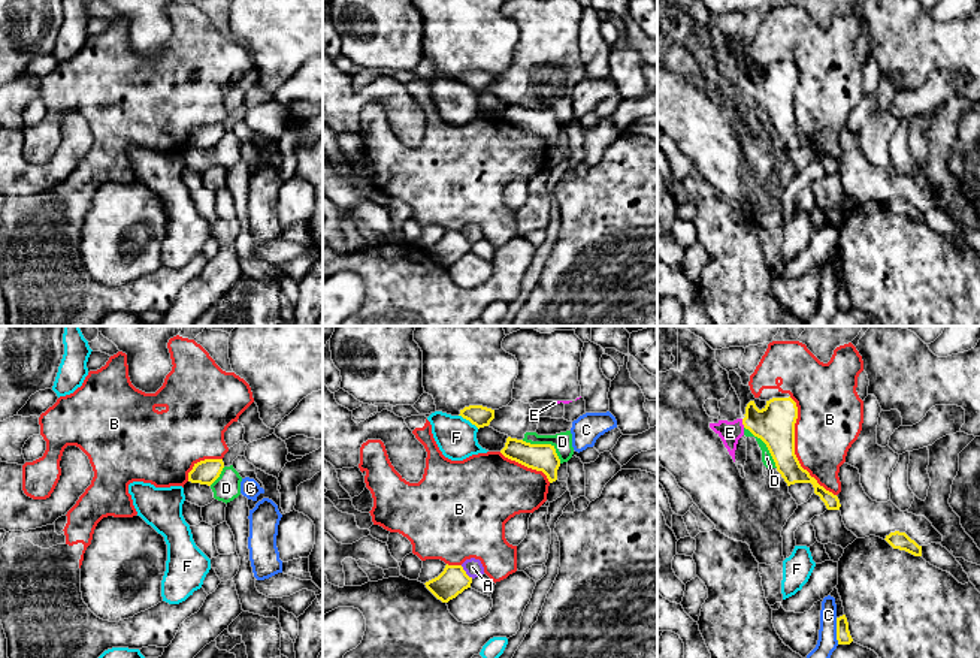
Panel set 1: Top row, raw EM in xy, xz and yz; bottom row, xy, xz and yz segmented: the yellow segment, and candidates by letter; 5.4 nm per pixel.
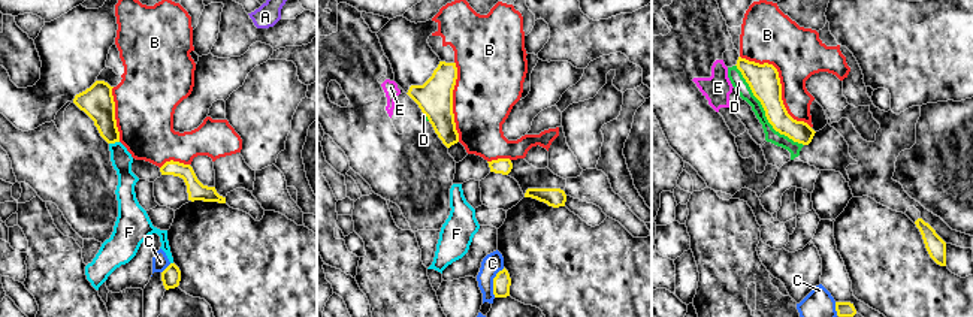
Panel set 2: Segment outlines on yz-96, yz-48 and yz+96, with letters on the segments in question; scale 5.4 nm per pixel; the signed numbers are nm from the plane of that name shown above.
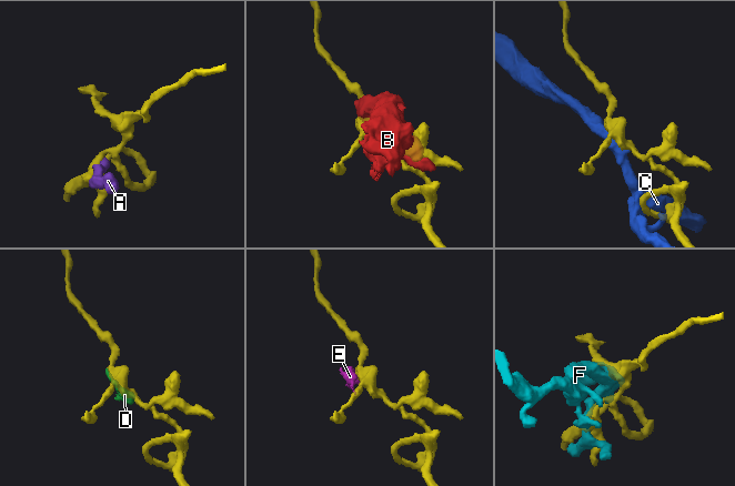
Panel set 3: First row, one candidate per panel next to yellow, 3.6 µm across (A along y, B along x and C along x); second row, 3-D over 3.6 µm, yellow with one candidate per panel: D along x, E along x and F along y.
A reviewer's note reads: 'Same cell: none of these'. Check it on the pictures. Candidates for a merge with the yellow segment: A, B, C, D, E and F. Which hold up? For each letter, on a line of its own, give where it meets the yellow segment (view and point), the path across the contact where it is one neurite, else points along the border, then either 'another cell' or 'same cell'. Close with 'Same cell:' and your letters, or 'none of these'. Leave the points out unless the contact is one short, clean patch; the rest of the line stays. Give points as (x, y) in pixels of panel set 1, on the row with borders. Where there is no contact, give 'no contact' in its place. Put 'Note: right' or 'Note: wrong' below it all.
A: contact xz (465, 573); another cell
B: contact yz (794, 449); another cell
C: contact yz (837, 631); another cell
D: contact xz (546, 444); another cell
E: contact yz (743, 423); another cell
F: contact xz (469, 420); another cell
Same cell: none of these
Note: right

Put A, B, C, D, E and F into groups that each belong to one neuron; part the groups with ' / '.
A / B / C / D E / F

